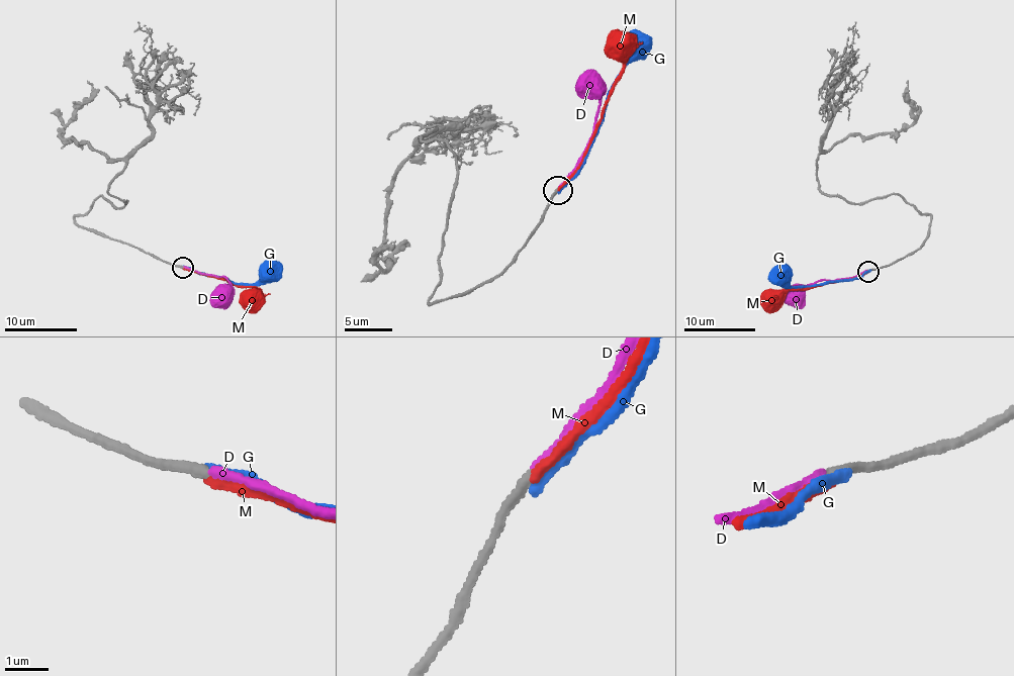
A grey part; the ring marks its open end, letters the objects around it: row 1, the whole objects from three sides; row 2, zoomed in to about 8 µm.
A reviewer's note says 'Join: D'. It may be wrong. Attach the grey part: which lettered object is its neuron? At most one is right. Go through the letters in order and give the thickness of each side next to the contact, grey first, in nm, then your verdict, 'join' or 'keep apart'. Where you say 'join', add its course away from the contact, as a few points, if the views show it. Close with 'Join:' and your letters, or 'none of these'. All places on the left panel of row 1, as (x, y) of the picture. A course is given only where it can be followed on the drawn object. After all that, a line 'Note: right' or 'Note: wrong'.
D: calibres 240 and 170 nm; keep apart
G: calibres 260 and 280 nm; keep apart
M: calibres 260 and 260 nm; join; course (182, 268), (253, 288), (256, 297), (249, 304)
Join: M
Note: wrong

